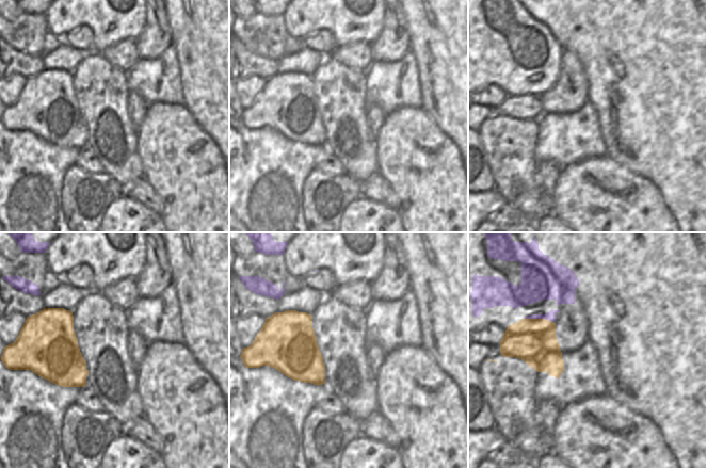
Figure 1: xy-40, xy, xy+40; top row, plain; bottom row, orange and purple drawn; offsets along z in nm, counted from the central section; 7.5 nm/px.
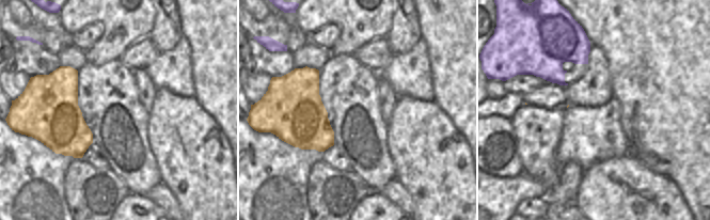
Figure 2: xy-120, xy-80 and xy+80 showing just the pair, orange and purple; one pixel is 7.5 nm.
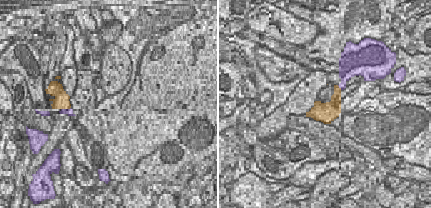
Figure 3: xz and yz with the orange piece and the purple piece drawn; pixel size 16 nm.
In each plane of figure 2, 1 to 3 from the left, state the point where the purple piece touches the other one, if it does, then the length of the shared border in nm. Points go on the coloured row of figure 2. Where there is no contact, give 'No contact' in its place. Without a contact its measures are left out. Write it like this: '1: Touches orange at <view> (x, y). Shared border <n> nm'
1: No contact
2: No contact
3: No contact.

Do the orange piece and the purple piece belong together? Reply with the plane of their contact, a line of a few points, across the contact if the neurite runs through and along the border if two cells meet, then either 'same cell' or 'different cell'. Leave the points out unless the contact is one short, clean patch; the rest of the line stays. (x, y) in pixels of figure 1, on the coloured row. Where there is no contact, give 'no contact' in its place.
meets orange in xy+40; line xy+40 (524, 318), (545, 318), (551, 322); different cell

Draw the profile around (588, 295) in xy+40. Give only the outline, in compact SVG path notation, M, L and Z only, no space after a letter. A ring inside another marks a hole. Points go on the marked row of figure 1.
M579 283L575 290L575 308L593 321L602 321L602 292L593 283Z

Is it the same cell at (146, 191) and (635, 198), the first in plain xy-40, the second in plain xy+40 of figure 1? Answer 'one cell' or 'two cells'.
two cells

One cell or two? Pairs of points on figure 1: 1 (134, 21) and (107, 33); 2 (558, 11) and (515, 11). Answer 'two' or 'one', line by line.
1: one
2: one

